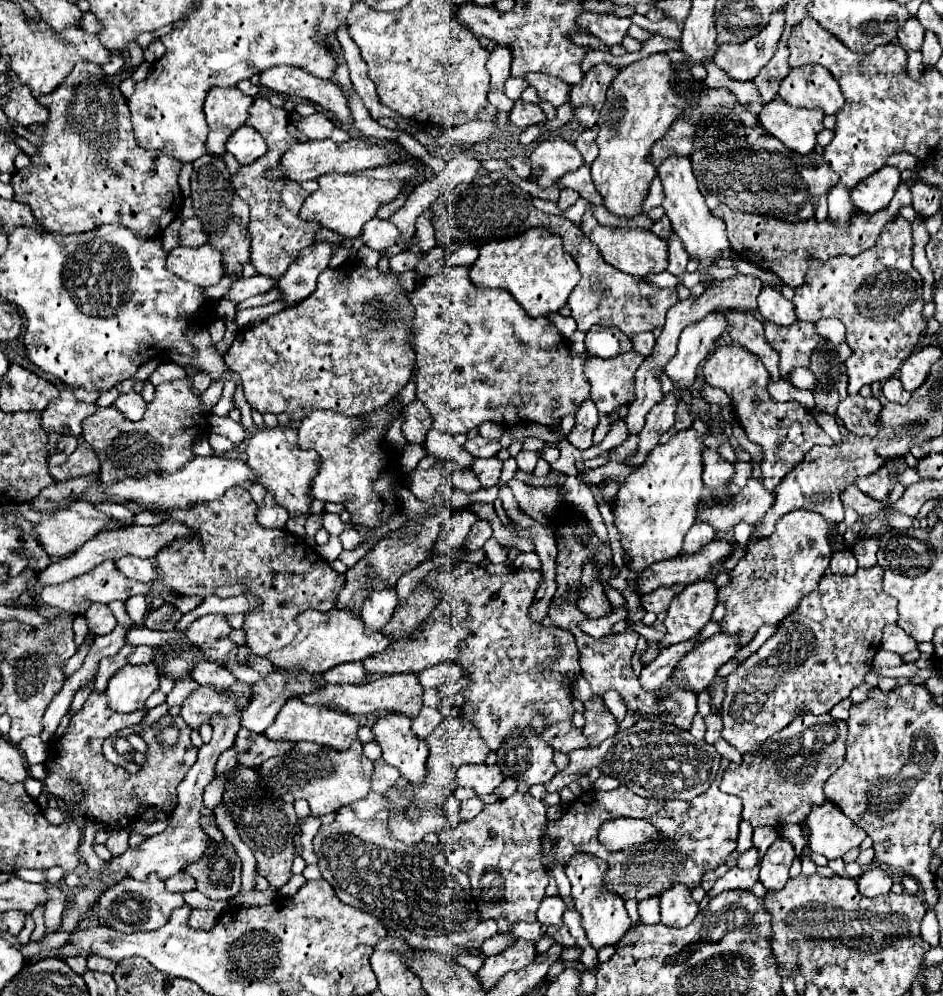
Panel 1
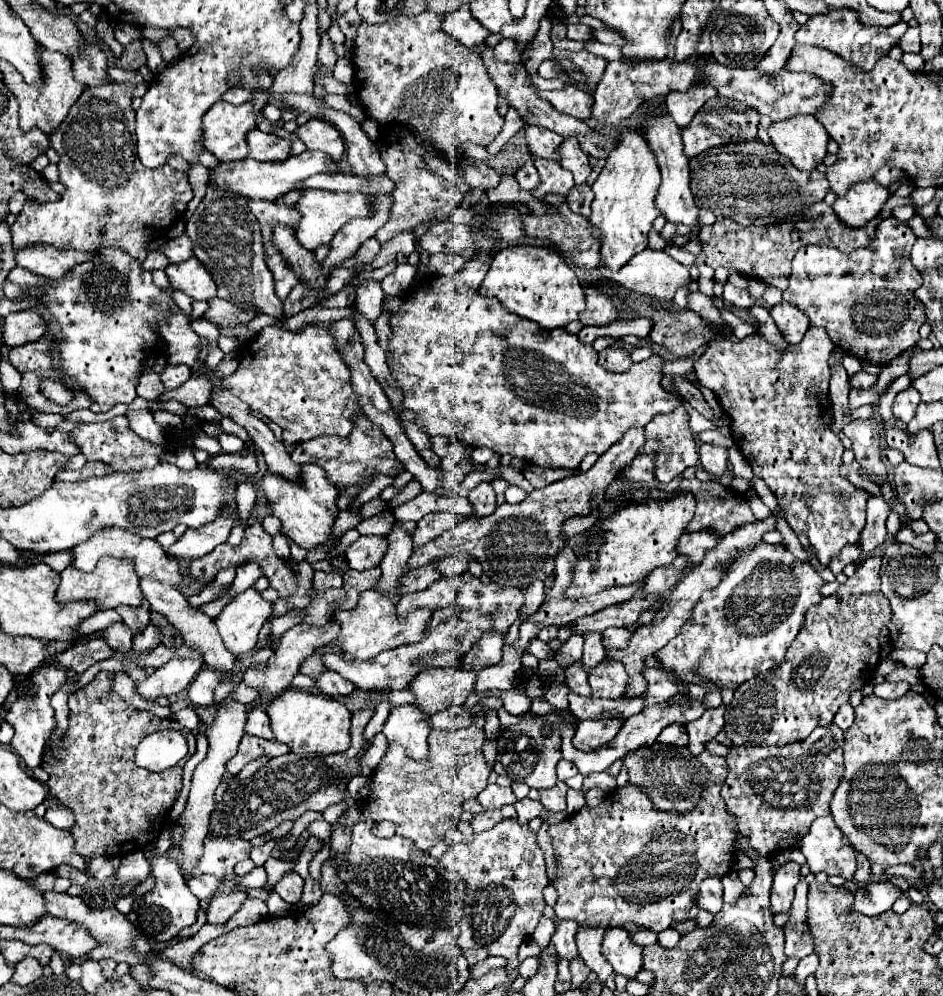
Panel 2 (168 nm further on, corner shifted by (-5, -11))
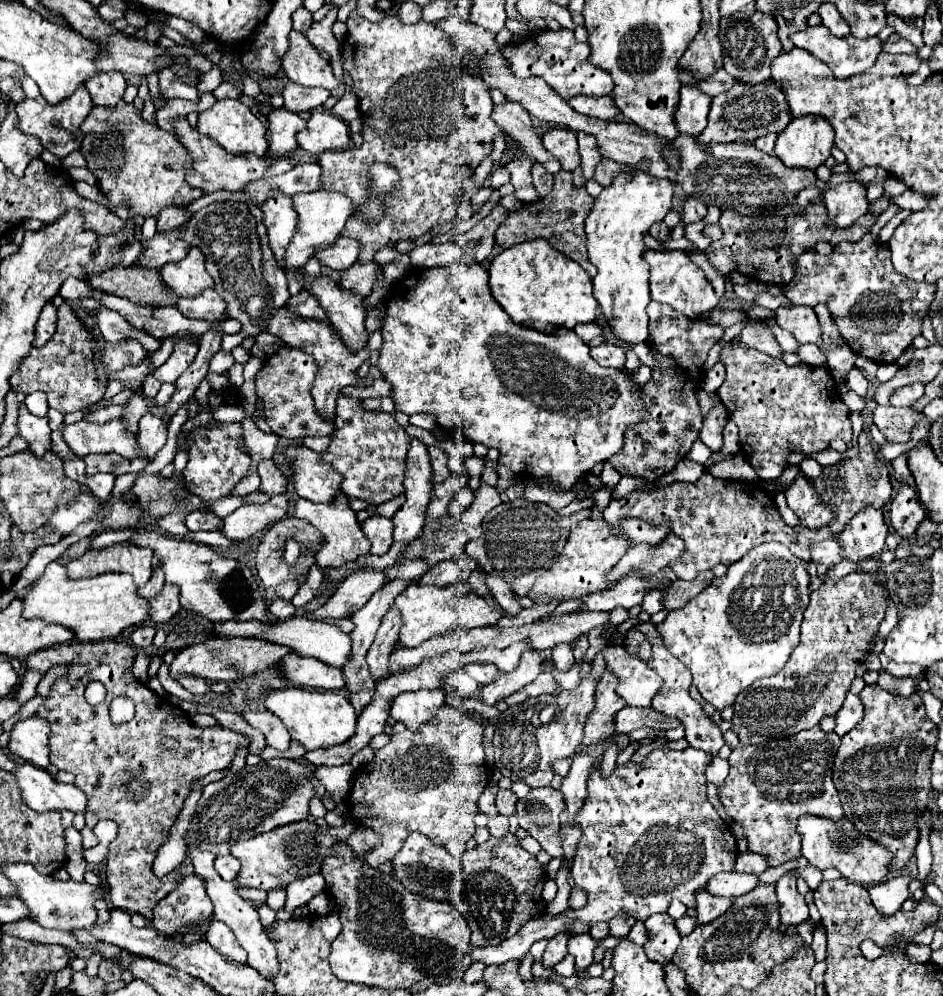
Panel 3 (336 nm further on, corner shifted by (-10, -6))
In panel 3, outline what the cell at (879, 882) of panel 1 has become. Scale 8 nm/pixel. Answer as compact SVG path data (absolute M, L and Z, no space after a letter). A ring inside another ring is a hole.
M896 876L876 886L870 886L868 894L876 910L880 910L880 914L894 914L902 906L902 902L910 898L910 880L910 876Z

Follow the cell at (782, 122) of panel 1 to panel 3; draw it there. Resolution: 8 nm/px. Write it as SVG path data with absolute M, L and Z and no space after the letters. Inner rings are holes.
M804 114L792 118L784 132L778 134L774 154L792 168L816 170L826 162L834 146L834 130L824 118Z

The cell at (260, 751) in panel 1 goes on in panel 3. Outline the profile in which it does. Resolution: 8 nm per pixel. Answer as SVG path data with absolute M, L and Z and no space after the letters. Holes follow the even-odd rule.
M72 640L70 644L52 646L48 650L40 650L36 654L30 654L26 660L26 666L36 668L42 674L46 674L46 670L50 666L56 666L56 664L68 666L68 674L54 682L46 704L40 706L40 710L36 712L48 720L50 730L52 730L50 738L48 738L50 764L54 764L58 770L72 772L76 776L74 786L78 790L82 790L88 798L86 826L82 828L82 848L92 848L98 844L98 838L94 834L96 822L114 820L118 824L118 836L108 846L108 850L110 850L108 862L106 862L106 882L110 886L108 896L110 896L110 902L114 908L136 912L136 914L142 914L144 918L150 920L156 902L160 902L160 898L164 898L164 894L168 894L168 890L172 890L172 886L176 886L178 874L180 872L192 874L192 866L188 866L188 858L182 862L180 868L176 868L172 874L168 874L164 878L156 878L152 872L152 862L154 862L156 850L166 840L172 824L176 822L176 818L184 806L184 800L188 796L188 786L194 780L198 780L198 778L202 778L214 770L226 770L232 764L232 760L240 748L246 748L246 750L250 748L252 738L246 734L240 734L240 732L220 728L220 726L196 728L192 724L190 716L180 706L174 706L168 700L160 698L144 682L134 678L134 674L132 674L134 654L136 654L134 648L124 646L120 642L114 642L114 640L102 640L102 642ZM92 680L102 682L106 686L106 692L108 692L104 702L100 702L98 706L90 706L84 700L84 688ZM116 696L130 696L136 704L136 716L130 722L118 724L118 726L108 716L108 706ZM162 734L164 736L176 736L180 742L178 750L160 752L158 740Z

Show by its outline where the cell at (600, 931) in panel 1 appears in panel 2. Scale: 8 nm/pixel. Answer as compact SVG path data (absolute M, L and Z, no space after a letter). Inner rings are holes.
M607 929L603 941L603 957L613 965L615 975L633 979L643 967L641 947L635 945L625 929Z

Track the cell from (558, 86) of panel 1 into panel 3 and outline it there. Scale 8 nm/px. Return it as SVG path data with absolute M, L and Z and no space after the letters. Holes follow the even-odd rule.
M574 96L570 104L576 112L592 118L600 118L600 120L612 120L620 112L612 104L610 96Z

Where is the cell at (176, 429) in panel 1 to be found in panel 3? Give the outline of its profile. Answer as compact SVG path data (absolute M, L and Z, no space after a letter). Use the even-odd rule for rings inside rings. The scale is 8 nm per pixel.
M114 418L106 424L96 422L74 422L62 426L62 436L76 456L88 454L120 454L126 460L140 456L140 444L134 432L126 428L124 418Z

